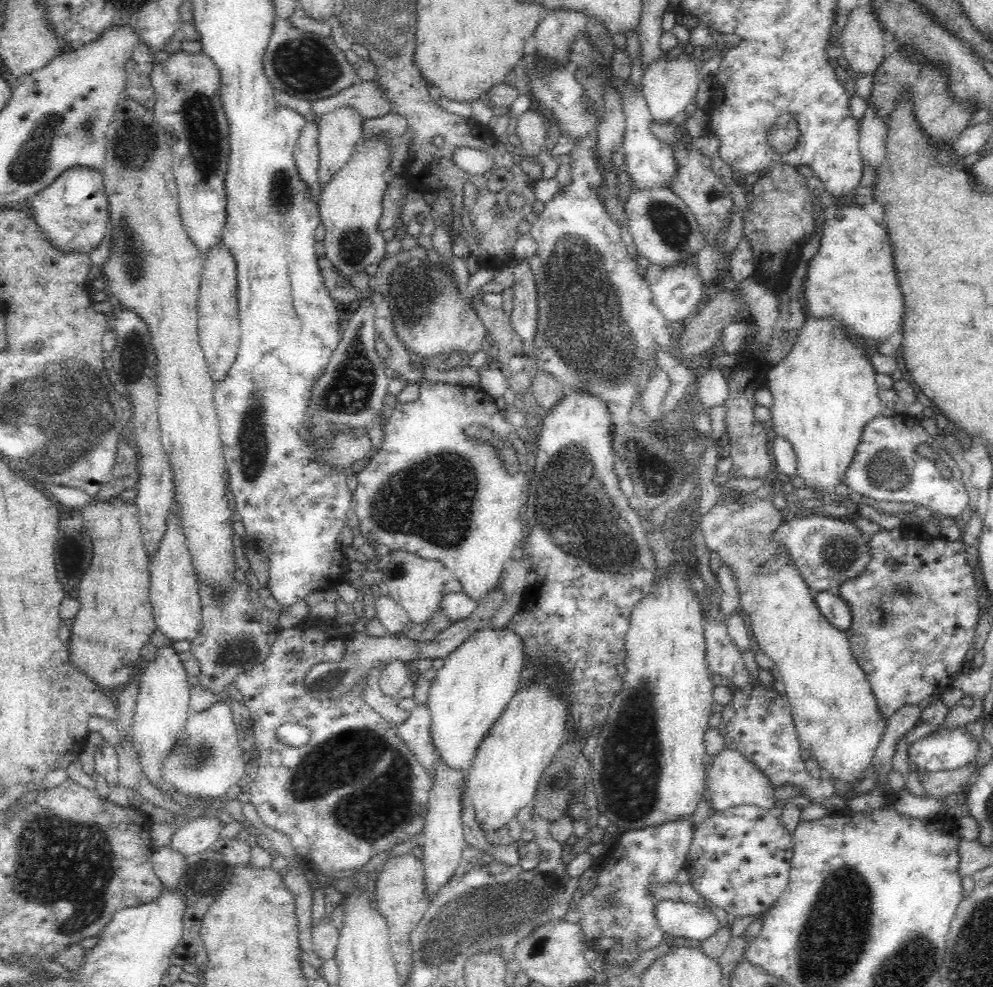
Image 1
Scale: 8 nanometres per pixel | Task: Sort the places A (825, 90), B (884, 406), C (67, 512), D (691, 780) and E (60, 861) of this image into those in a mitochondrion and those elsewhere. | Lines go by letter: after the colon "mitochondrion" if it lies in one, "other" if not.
A: other
B: other
C: other
D: other
E: mitochondrion

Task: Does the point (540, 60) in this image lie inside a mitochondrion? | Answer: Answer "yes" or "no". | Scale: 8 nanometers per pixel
no

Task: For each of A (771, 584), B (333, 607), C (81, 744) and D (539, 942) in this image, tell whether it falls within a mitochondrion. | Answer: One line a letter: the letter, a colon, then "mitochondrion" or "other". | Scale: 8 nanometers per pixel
A: other
B: other
C: other
D: mitochondrion

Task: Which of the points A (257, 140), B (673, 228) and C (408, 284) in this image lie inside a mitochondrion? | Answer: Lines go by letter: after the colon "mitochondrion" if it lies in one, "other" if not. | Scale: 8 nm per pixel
A: other
B: mitochondrion
C: mitochondrion

